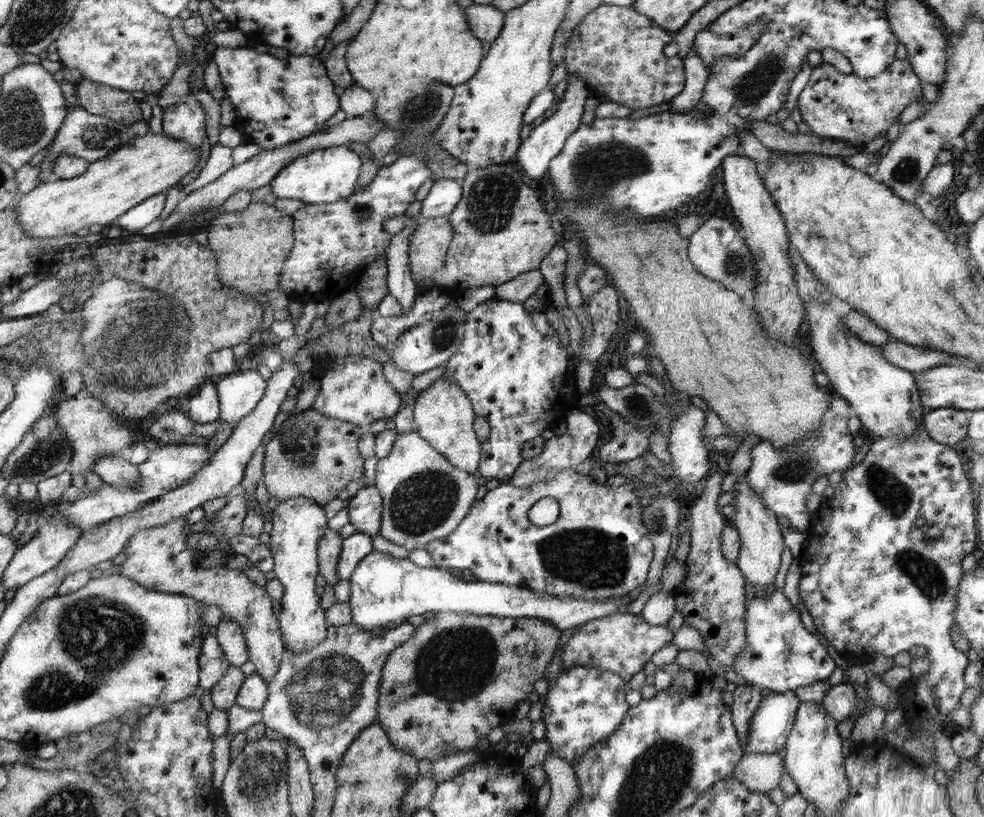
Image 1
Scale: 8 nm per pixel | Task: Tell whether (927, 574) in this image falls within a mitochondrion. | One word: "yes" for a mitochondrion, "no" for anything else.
yes

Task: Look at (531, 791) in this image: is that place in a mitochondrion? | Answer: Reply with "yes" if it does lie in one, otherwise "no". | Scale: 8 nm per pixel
no

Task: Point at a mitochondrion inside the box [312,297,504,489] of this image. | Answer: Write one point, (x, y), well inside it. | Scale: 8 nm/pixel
(444, 333)

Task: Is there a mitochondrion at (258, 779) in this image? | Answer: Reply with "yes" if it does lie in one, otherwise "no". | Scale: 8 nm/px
yes

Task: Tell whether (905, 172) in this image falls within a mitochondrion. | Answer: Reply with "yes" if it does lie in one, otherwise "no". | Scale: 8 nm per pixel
yes

